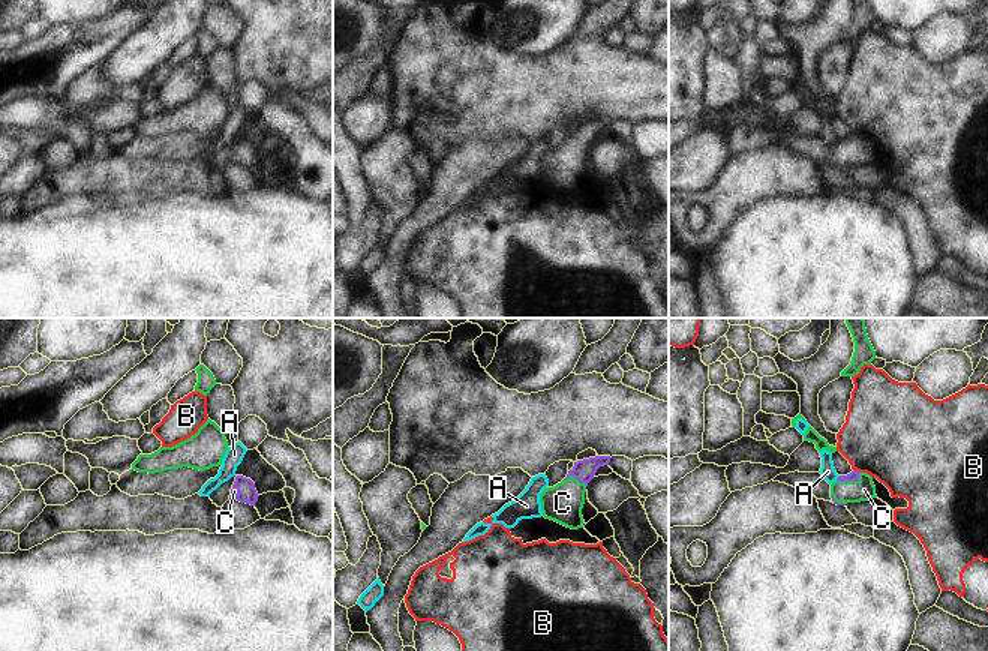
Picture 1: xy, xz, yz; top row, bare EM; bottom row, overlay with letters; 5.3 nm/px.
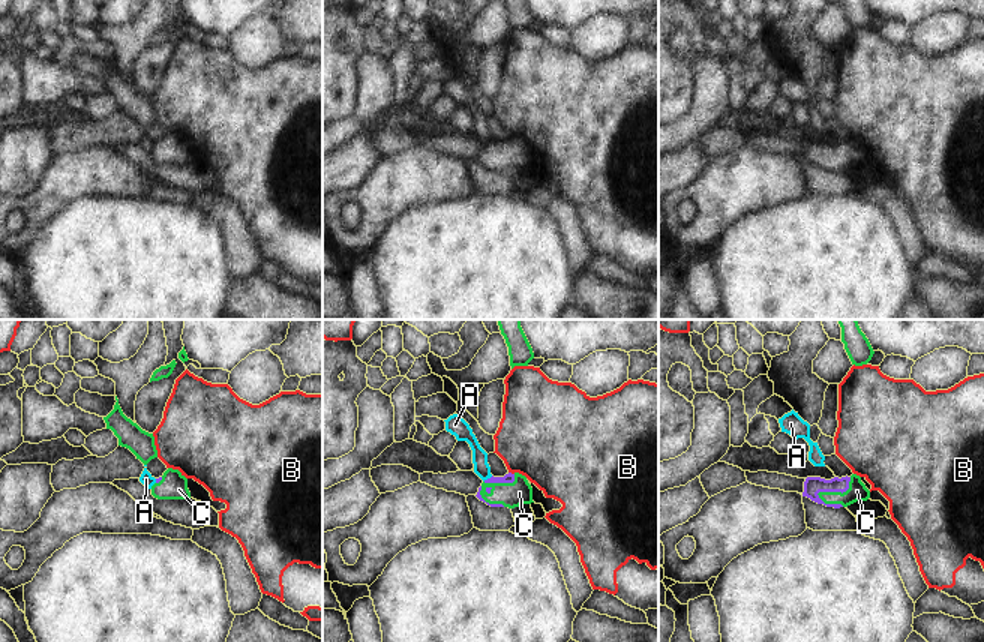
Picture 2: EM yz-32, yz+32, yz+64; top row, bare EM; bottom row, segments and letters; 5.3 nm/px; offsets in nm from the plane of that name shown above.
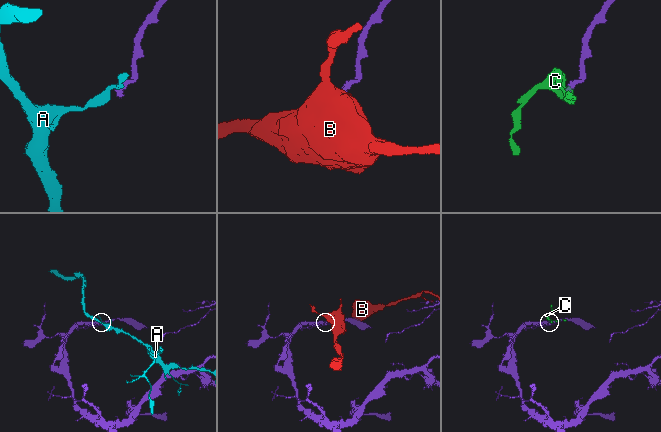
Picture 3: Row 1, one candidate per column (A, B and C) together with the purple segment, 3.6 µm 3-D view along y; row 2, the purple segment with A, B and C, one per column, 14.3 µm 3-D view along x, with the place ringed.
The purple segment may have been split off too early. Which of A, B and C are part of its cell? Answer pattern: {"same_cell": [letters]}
{"same_cell": ["C"]}

